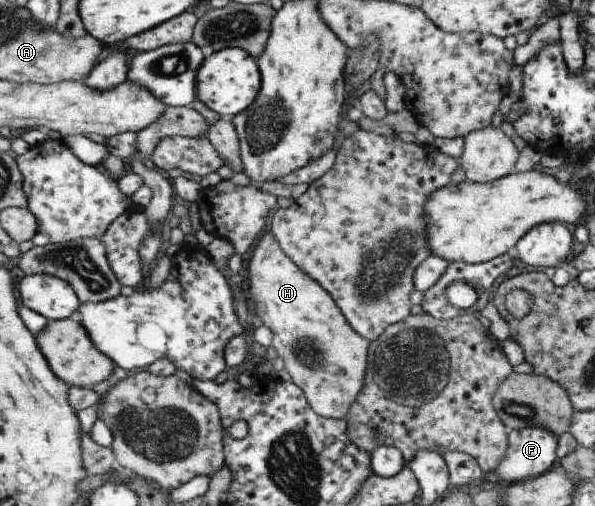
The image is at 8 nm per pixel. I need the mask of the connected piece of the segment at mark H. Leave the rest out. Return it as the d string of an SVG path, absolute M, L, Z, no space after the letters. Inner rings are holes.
M271 229L263 233L249 255L251 257L247 263L251 283L249 290L253 302L253 305L250 305L251 315L273 331L273 346L277 356L284 360L284 369L290 374L292 381L304 389L309 405L318 414L327 418L347 419L351 405L357 401L357 397L360 397L365 387L371 342L353 329L335 299L331 297L331 293L309 273L305 273L281 249Z

